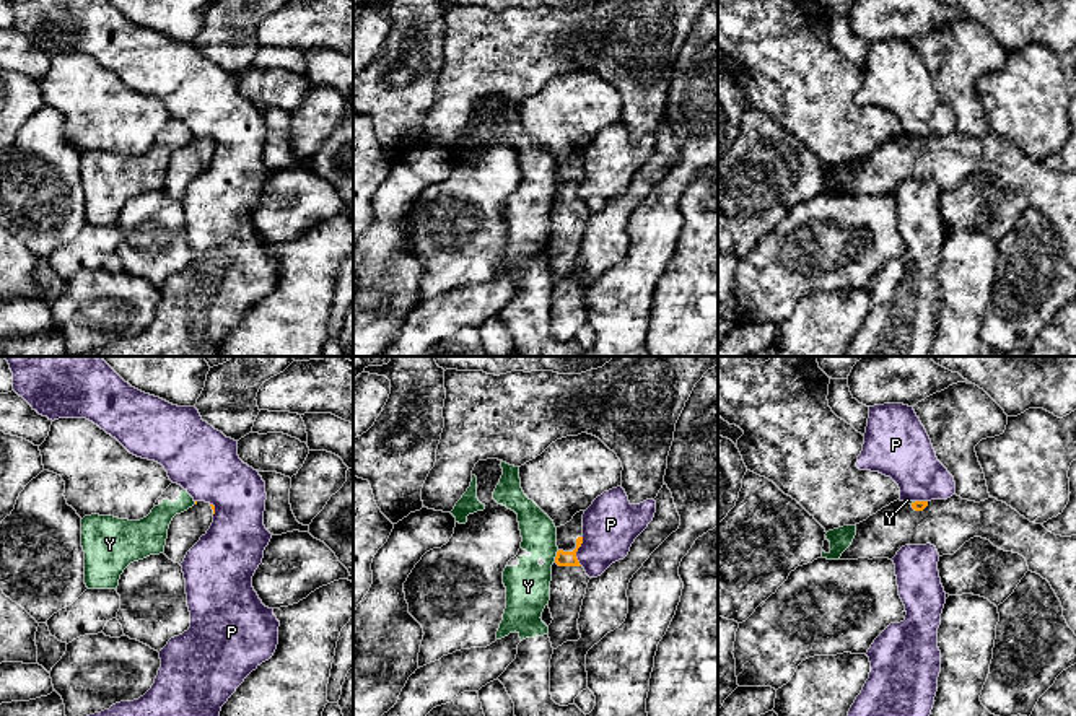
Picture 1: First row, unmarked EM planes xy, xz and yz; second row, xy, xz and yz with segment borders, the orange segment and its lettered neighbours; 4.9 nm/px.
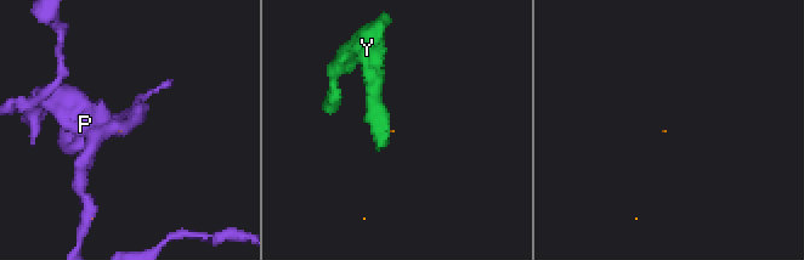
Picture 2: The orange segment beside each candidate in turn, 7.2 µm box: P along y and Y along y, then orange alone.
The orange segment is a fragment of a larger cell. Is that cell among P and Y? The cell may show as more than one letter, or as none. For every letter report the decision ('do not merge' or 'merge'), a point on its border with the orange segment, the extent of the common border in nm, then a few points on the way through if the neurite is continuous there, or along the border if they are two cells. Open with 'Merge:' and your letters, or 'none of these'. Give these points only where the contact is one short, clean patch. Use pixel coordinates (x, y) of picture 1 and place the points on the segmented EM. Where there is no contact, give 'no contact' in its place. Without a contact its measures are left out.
Merge: none of these
P: do not merge | xz (577, 550) | 150 nm | along xz (581, 536), (581, 545), (577, 552), (580, 565)
Y: do not merge | xz (557, 555) | 60 nm | along xz (559, 550), (554, 560)

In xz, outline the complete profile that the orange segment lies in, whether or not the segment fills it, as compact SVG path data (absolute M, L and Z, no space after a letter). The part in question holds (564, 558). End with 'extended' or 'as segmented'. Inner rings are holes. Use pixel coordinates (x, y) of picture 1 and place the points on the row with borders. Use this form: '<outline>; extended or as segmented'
M580 511L570 522L557 527L558 552L552 565L549 600L553 620L547 633L553 649L581 638L578 618L591 579L576 558L576 552L583 544L583 514L584 511Z; extended

